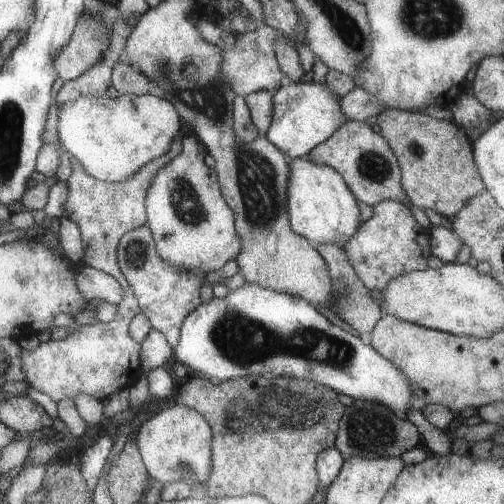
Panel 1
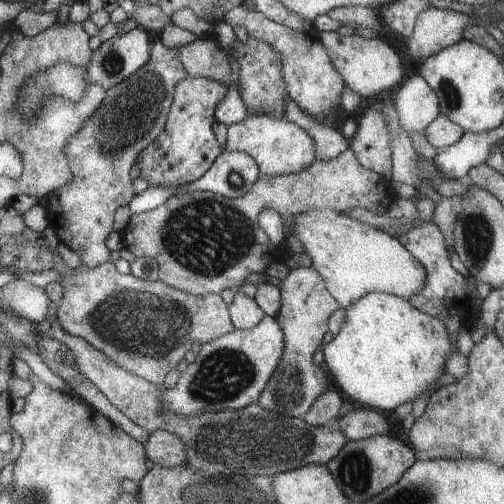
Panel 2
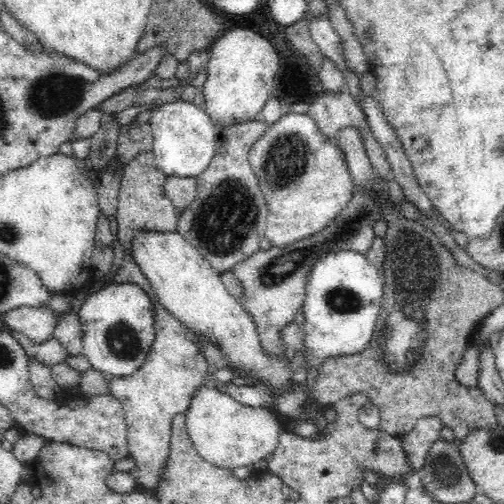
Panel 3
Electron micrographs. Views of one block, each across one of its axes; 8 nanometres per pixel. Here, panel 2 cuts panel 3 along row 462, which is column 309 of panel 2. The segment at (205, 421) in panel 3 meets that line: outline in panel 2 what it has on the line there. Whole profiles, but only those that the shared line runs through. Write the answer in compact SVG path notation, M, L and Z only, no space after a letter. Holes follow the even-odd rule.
M307 210L295 218L295 228L287 238L297 238L305 254L309 256L309 266L317 268L325 280L327 292L339 302L341 308L353 306L365 294L391 294L397 298L413 298L427 284L425 268L411 256L411 252L385 230L361 224L335 210Z

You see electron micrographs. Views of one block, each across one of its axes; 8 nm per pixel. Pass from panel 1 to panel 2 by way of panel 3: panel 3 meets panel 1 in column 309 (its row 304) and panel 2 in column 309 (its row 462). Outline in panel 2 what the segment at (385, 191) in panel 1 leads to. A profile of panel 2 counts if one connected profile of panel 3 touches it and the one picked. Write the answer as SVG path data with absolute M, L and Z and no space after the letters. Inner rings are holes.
M249 114L241 122L229 124L225 152L243 152L251 156L259 168L259 174L271 176L271 178L303 172L315 160L315 144L305 130L287 122L287 118L273 118L273 116L263 116L263 114L259 116Z

